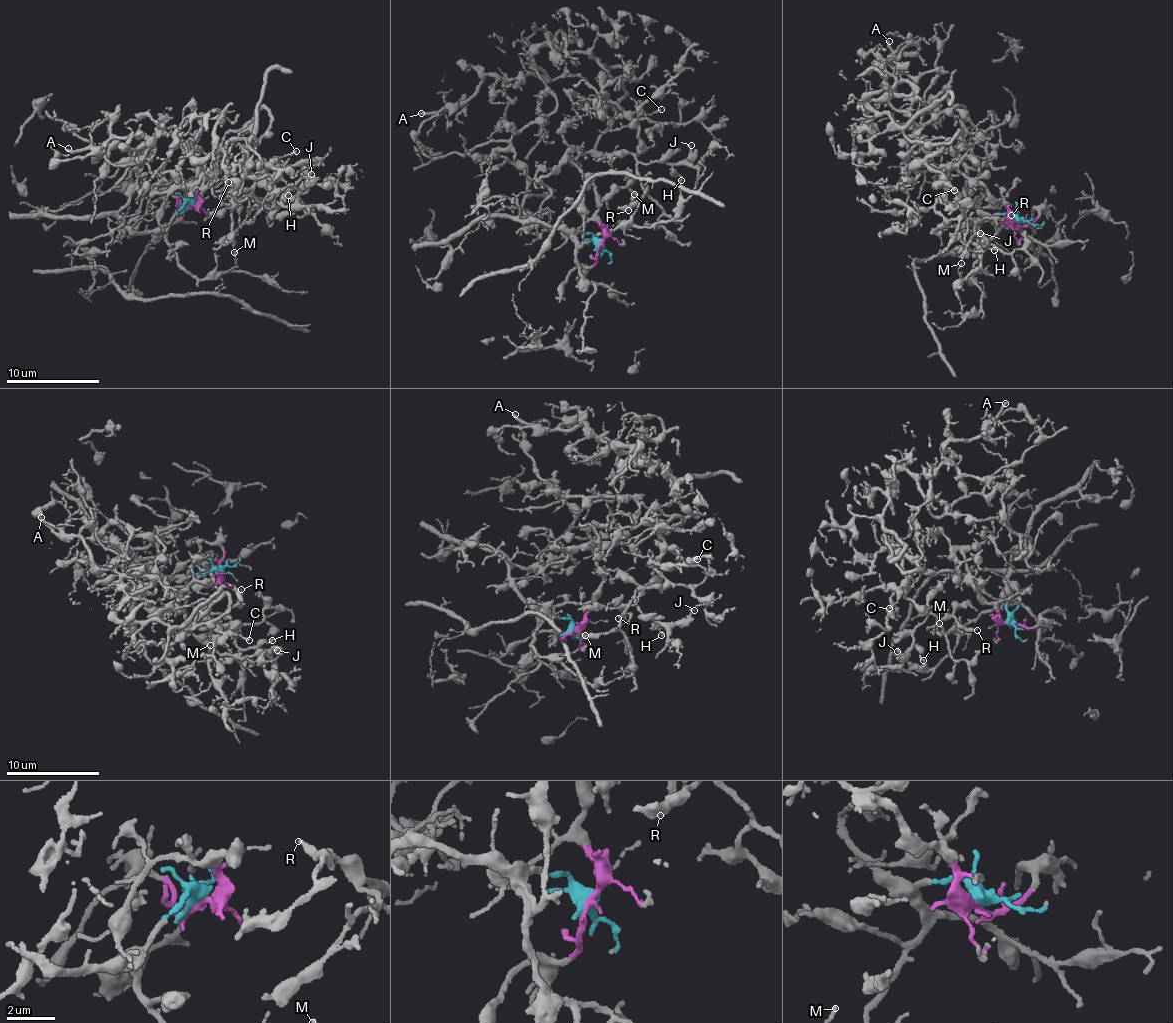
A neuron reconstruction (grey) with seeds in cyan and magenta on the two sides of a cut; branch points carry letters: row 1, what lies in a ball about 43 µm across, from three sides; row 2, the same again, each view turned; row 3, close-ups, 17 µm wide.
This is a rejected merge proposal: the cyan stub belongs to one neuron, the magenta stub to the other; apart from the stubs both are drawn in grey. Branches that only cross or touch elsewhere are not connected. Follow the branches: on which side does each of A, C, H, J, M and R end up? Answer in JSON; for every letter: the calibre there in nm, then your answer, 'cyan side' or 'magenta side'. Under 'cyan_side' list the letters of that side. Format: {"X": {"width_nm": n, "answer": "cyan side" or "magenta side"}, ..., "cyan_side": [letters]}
{"A": {"width_nm": 240, "answer": "magenta side"}, "C": {"width_nm": 180, "answer": "magenta side"}, "H": {"width_nm": 160, "answer": "magenta side"}, "J": {"width_nm": 180, "answer": "magenta side"}, "M": {"width_nm": 110, "answer": "cyan side"}, "R": {"width_nm": 160, "answer": "magenta side"}, "cyan_side": ["M"]}

